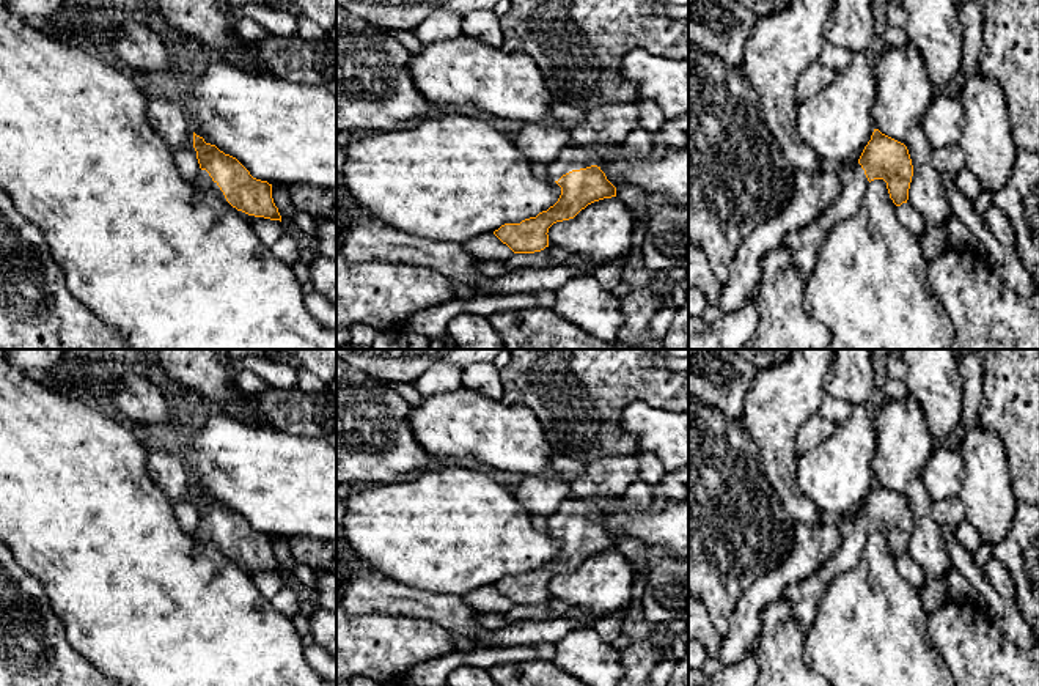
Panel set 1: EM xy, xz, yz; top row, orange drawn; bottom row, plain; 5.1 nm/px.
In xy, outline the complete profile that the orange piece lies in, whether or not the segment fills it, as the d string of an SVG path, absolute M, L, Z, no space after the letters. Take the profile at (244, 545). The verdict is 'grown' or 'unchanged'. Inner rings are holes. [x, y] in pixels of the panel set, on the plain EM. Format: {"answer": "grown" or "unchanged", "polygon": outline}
{"answer": "grown", "polygon": "M195 485L193 500L200 516L200 524L193 533L196 543L218 541L237 563L281 574L272 551L272 537L253 530L236 510L225 507L215 497L206 496Z"}

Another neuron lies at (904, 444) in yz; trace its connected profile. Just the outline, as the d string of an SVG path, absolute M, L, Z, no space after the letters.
M915 396L890 398L874 419L877 452L872 463L876 481L904 496L909 502L913 529L909 555L915 559L926 581L946 579L951 555L932 514L934 499L923 480L923 467L935 450L921 404Z

